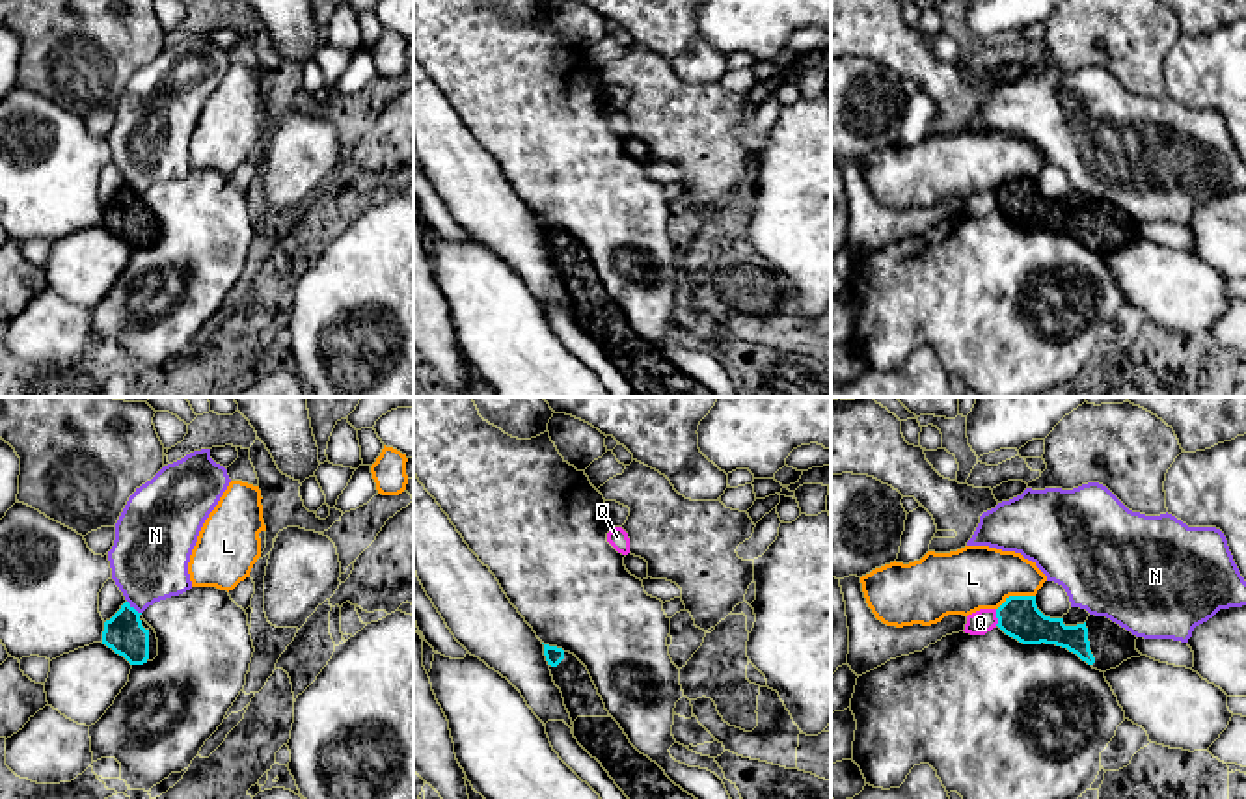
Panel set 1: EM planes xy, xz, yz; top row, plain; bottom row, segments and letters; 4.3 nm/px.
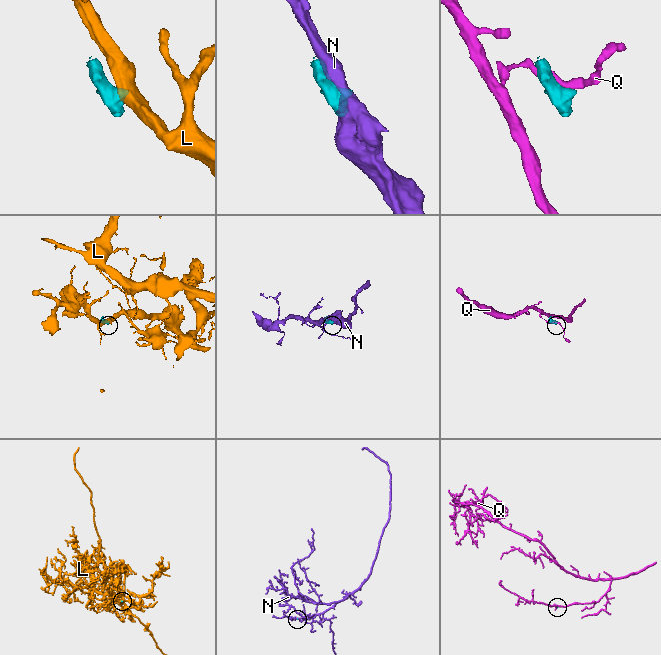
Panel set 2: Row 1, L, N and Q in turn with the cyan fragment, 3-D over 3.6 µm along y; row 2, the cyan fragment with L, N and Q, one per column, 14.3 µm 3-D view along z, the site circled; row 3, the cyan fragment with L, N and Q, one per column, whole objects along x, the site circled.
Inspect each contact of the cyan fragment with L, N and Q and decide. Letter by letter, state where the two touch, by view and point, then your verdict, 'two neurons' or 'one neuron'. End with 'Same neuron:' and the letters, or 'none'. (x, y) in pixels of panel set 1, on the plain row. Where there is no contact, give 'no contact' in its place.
L: meets cyan in yz at (1015, 179); two neurons
N: meets cyan in xy at (133, 190); two neurons
Q: meets cyan in yz at (997, 200); two neurons
Same neuron: none

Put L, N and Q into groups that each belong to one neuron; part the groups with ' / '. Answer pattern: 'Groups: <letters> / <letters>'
Groups: L / N / Q

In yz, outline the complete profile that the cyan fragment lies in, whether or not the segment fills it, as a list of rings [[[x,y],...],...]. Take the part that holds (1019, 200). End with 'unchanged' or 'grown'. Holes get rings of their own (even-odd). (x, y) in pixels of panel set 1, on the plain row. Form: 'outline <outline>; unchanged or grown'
outline [[[1009,179],[996,192],[998,210],[1023,227],[1056,227],[1106,255],[1131,240],[1140,240],[1136,218],[1106,199],[1090,197],[1084,207],[1065,209],[1063,201],[1045,199],[1036,179]]]; grown

